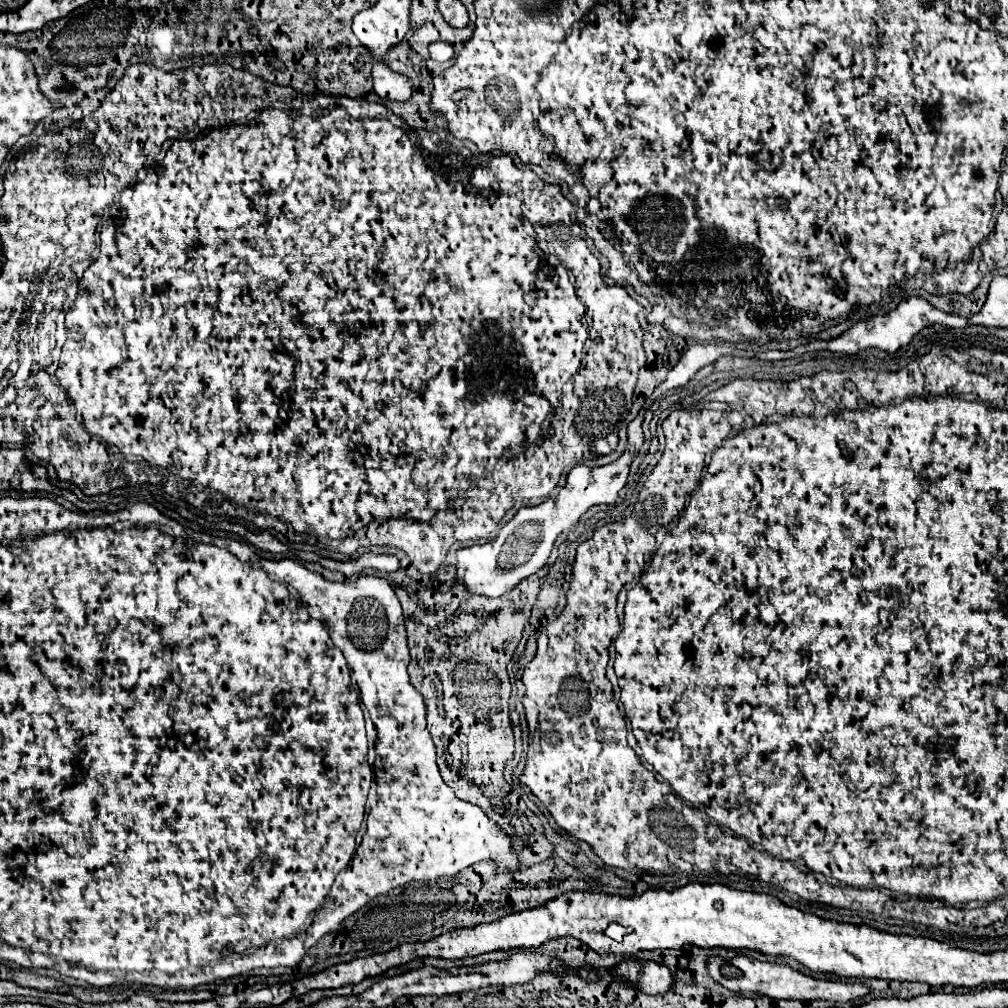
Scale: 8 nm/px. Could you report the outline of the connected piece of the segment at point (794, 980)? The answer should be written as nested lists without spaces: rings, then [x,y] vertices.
[[[712,955],[706,961],[706,969],[708,975],[720,983],[722,987],[730,989],[730,991],[750,991],[750,993],[760,993],[772,999],[826,999],[826,1001],[852,1001],[856,997],[862,997],[868,993],[868,989],[864,985],[844,985],[844,983],[834,983],[834,981],[822,981],[822,979],[814,979],[810,975],[798,973],[794,969],[790,969],[788,965],[776,965],[776,963],[764,963],[758,961],[750,955],[736,955],[732,961],[722,959],[720,955]]]

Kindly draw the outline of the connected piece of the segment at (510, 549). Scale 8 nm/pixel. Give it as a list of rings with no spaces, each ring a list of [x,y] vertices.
[[[642,423],[628,425],[628,447],[622,457],[604,467],[592,467],[584,471],[584,483],[580,483],[580,467],[574,467],[568,473],[568,483],[560,491],[556,499],[548,499],[534,507],[522,507],[514,519],[510,519],[498,533],[498,537],[484,545],[472,545],[456,551],[456,581],[462,581],[470,595],[484,597],[500,597],[506,591],[514,589],[522,579],[536,573],[548,563],[552,545],[556,537],[572,527],[592,505],[614,505],[618,499],[618,491],[626,485],[630,463],[634,453],[640,449],[644,435]]]

